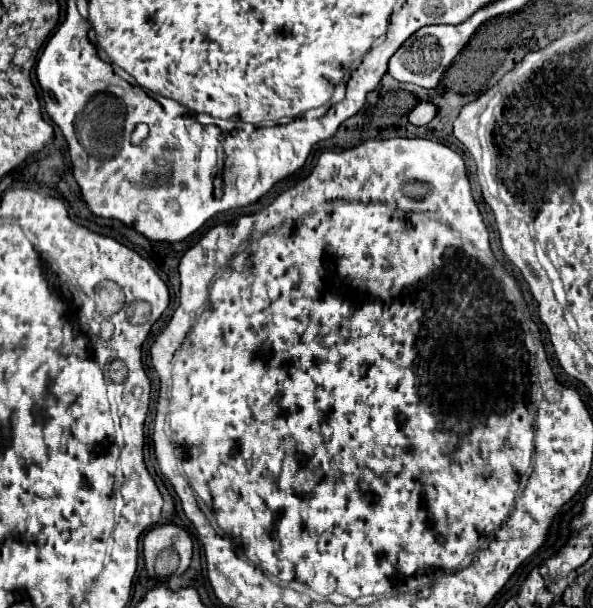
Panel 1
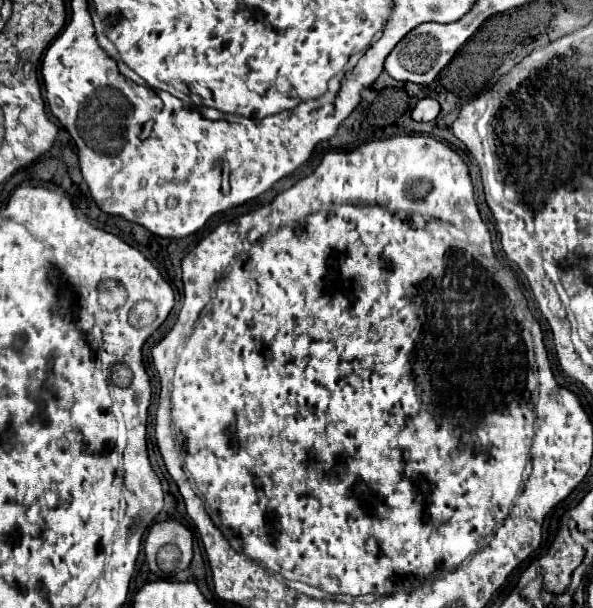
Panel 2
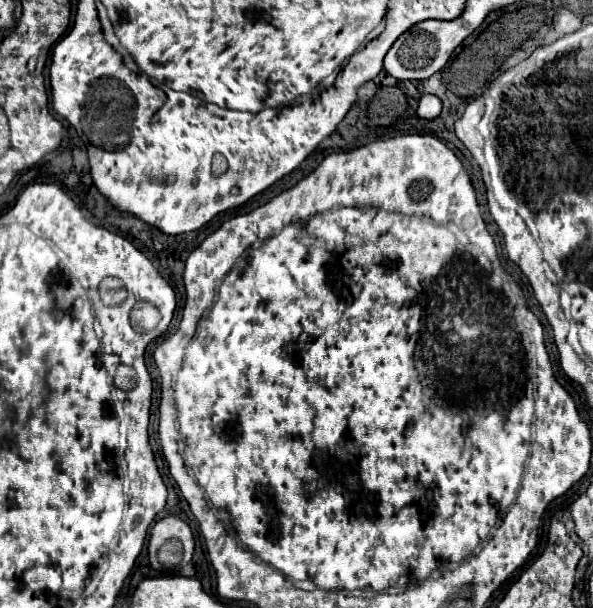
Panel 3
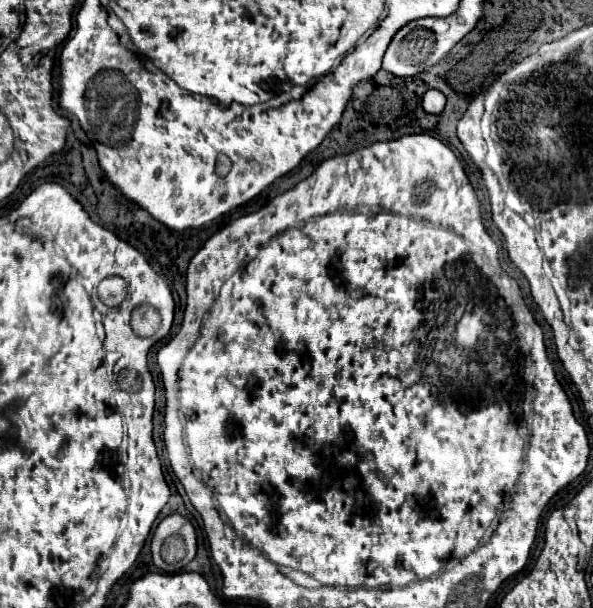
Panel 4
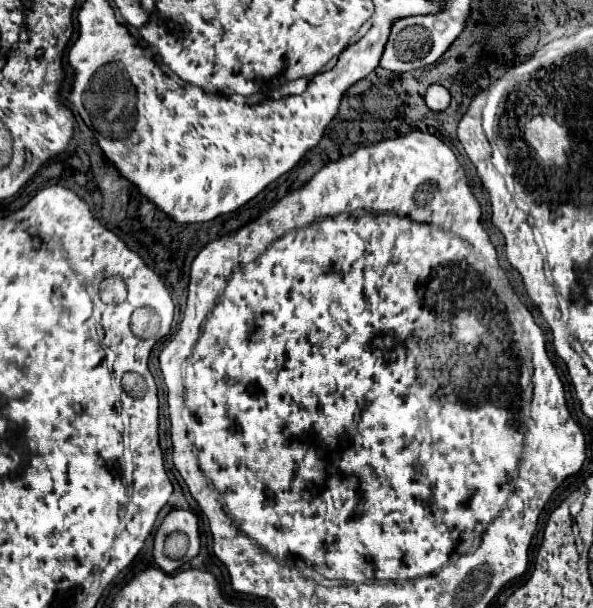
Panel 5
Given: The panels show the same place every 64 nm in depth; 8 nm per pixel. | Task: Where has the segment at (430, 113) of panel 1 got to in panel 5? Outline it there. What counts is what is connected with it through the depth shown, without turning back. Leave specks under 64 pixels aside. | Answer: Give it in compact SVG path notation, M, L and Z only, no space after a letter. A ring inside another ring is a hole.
M432 84L426 92L426 104L430 110L436 110L436 112L442 112L448 108L450 104L450 92L442 86L442 84Z

